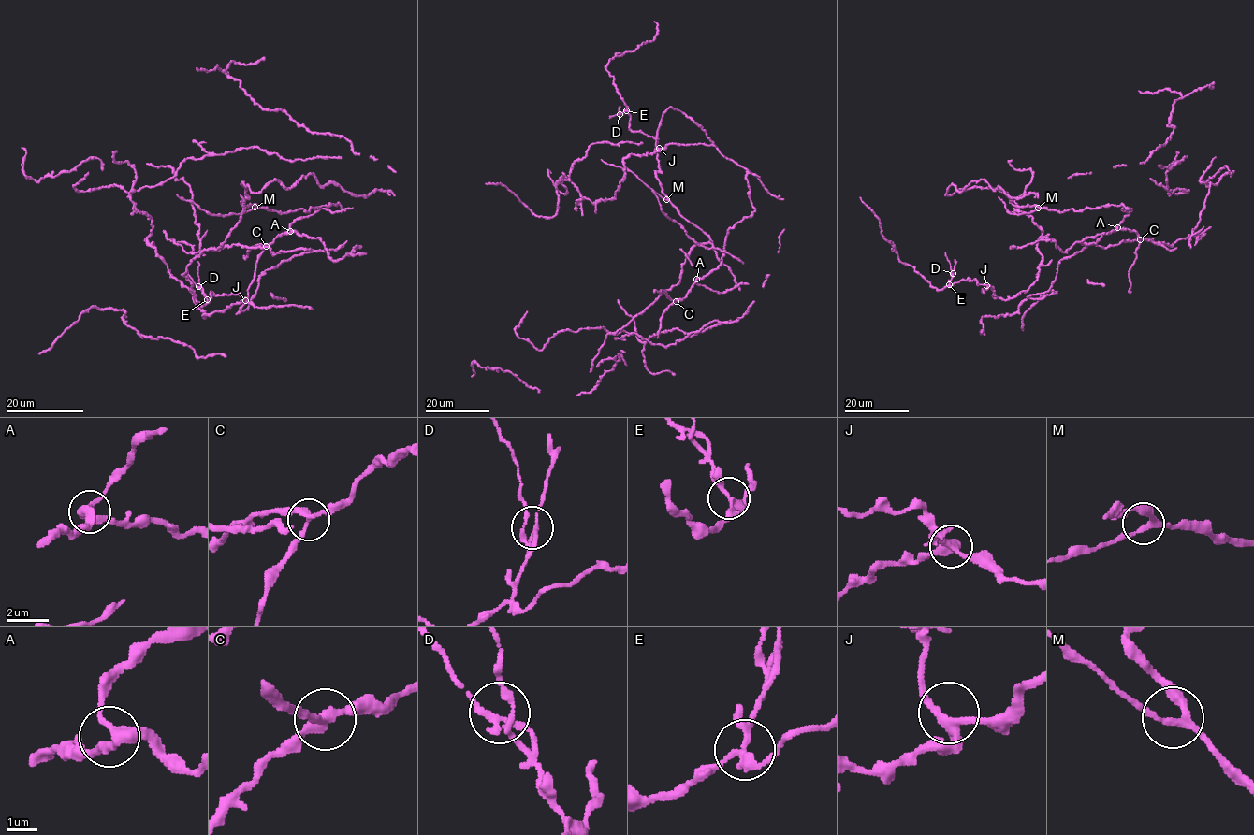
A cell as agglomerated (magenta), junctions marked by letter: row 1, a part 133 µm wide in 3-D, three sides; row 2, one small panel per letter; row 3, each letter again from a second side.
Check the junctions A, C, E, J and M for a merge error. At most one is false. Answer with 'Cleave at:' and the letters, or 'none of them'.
Cleave at: E

